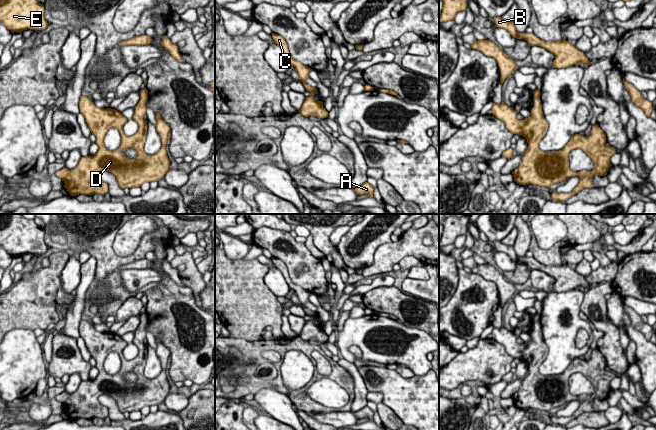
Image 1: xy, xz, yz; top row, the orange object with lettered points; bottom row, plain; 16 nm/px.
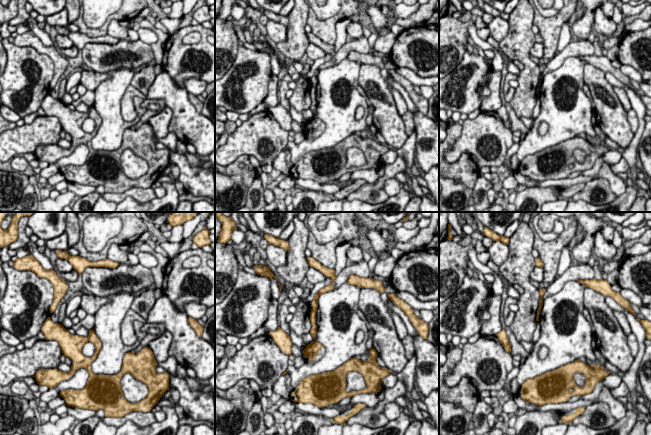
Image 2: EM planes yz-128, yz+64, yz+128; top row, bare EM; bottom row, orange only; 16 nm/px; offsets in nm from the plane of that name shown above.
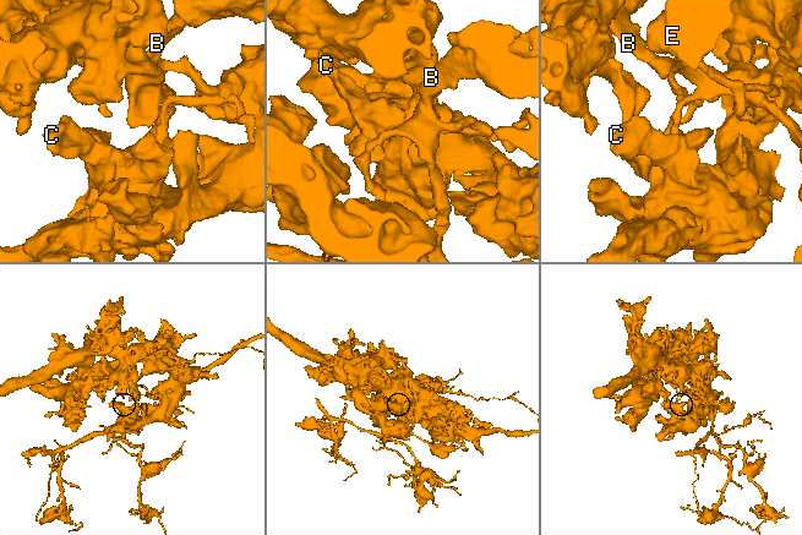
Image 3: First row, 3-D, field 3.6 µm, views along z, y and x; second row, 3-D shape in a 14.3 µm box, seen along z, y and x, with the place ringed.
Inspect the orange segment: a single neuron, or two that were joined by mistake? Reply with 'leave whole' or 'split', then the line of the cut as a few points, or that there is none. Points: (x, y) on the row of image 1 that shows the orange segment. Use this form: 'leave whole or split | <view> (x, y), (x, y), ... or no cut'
split | xy (140, 96), (147, 97)

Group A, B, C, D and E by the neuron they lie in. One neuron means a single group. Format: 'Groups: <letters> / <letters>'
Groups: A B / C D E

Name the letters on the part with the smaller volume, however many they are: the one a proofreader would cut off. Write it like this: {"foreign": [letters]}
{"foreign": ["A", "B"]}

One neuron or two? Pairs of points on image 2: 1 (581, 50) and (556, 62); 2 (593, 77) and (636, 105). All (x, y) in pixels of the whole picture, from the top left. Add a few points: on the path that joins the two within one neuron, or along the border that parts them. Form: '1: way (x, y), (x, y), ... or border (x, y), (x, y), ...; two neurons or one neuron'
1: way (575, 50), (570, 50), (562, 56); one neuron
2: border (604, 73), (605, 79), (612, 86); two neurons

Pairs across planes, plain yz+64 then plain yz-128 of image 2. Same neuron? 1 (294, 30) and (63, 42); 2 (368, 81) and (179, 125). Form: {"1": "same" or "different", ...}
{"1": "different", "2": "different"}

